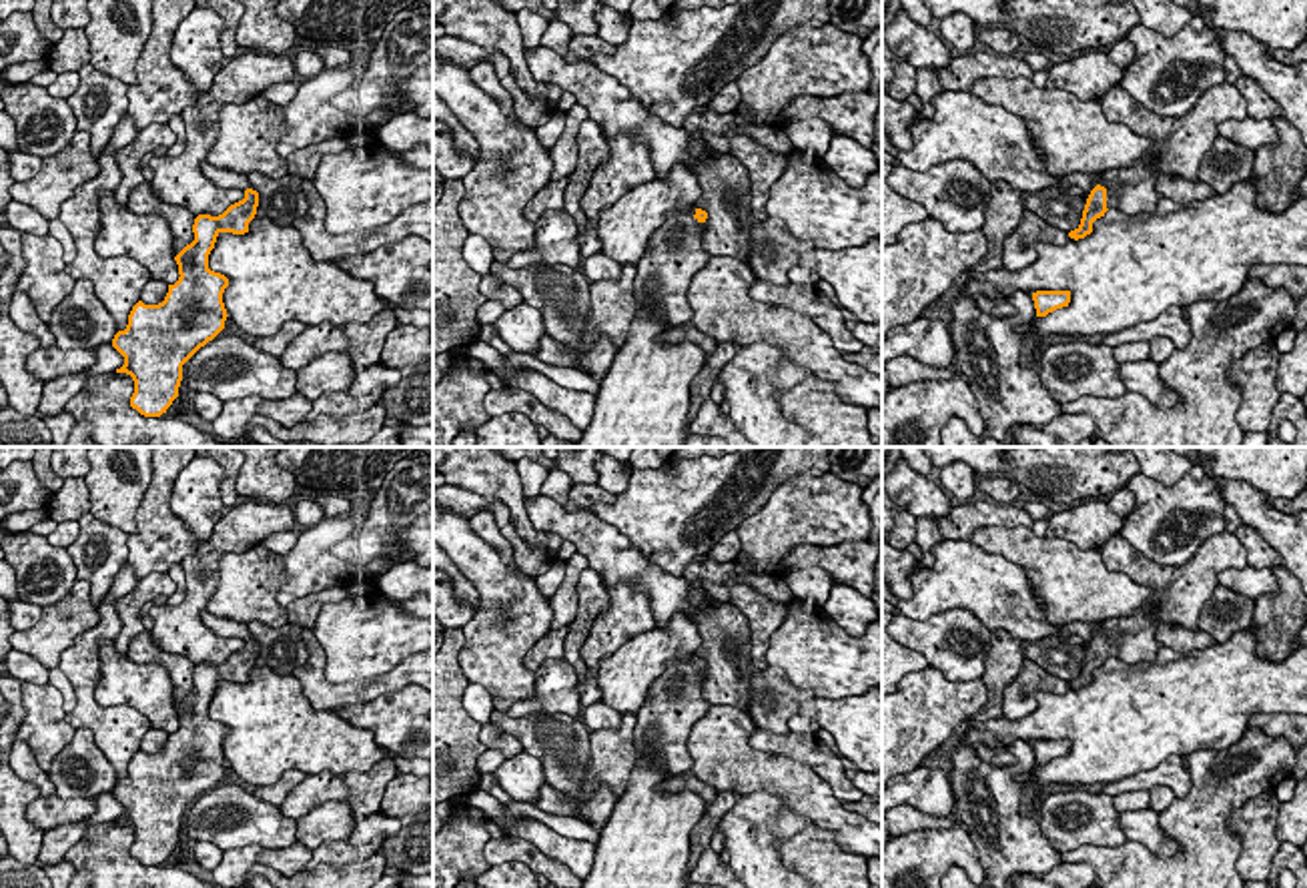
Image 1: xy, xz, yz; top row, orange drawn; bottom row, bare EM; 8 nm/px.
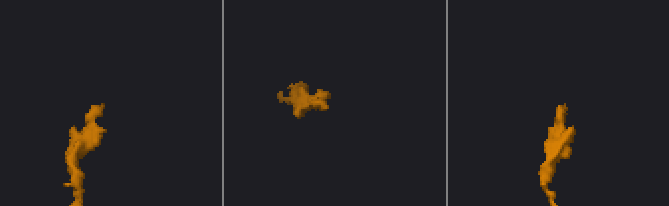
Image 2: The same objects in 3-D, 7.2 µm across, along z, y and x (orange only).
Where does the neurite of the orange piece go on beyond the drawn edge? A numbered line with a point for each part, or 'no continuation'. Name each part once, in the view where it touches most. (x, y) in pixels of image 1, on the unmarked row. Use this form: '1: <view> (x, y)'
1: yz (1179, 592)

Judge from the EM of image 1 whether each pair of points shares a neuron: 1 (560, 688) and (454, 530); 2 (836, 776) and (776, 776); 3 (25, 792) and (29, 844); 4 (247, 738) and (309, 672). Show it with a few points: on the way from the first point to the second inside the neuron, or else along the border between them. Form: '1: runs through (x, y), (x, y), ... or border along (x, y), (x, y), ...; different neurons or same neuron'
1: border along (536, 672), (536, 690), (508, 710); different neurons
2: border along (778, 754), (808, 764), (842, 804); different neurons
3: runs through (21, 804), (21, 832); same neuron
4: border along (291, 674), (315, 708), (333, 712); different neurons

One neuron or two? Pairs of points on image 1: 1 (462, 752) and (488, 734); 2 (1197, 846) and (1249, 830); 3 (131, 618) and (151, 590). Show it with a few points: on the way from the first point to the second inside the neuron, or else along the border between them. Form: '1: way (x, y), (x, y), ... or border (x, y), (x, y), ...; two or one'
1: border (480, 724), (480, 740), (488, 748); two
2: border (1259, 794), (1227, 818), (1239, 840), (1235, 866); two
3: way (131, 610), (143, 596); one

